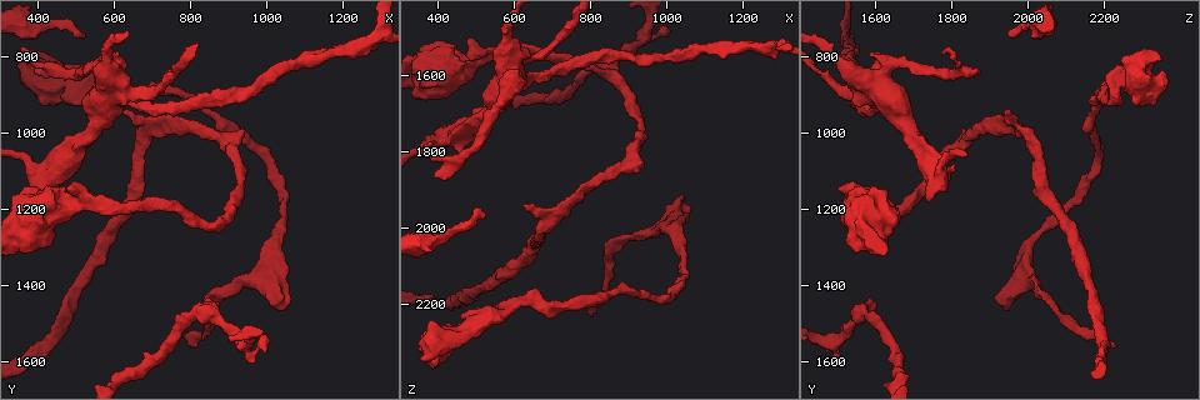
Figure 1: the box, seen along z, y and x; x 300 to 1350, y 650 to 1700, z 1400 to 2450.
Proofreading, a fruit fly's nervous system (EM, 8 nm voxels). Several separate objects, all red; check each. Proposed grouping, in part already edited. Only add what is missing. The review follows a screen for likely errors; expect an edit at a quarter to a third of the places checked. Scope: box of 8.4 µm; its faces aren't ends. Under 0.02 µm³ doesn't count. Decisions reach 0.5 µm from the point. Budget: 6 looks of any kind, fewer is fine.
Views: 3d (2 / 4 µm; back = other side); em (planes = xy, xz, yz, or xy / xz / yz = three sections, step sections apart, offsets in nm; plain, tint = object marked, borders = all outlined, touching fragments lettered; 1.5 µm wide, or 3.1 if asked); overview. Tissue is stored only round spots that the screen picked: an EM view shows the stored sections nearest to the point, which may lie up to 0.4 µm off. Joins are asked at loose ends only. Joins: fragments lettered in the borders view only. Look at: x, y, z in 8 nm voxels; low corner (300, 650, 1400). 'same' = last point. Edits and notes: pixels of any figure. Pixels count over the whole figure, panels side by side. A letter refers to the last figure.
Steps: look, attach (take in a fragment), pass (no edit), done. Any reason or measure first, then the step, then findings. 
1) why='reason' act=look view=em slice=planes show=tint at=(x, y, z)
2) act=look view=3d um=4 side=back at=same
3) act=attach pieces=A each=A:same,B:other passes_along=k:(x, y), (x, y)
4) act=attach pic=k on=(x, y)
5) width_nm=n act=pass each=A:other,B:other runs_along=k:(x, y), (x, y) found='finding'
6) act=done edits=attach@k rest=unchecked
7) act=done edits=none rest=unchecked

why='end of a long branch' act=look view=3d um=2 at=(525, 745, 1970)

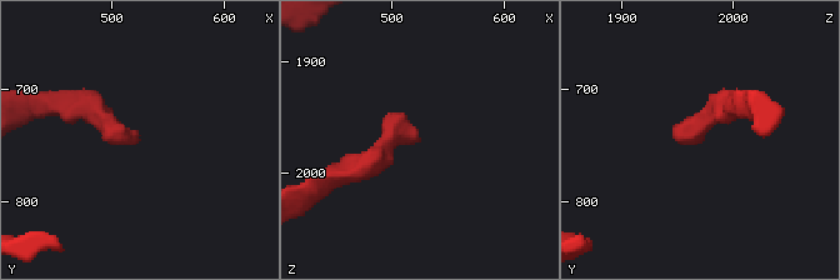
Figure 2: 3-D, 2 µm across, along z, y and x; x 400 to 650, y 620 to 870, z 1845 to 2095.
act=look view=em slice=planes show=tint at=(526, 742, 1968)

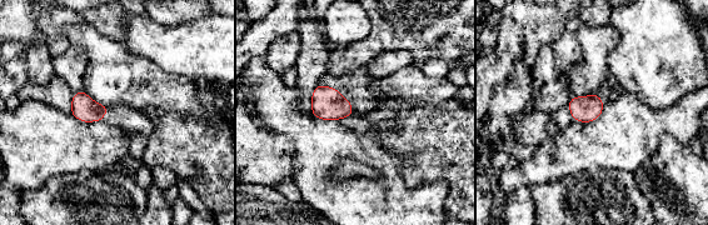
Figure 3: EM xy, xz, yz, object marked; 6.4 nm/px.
act=look view=em slice=planes show=borders at=same

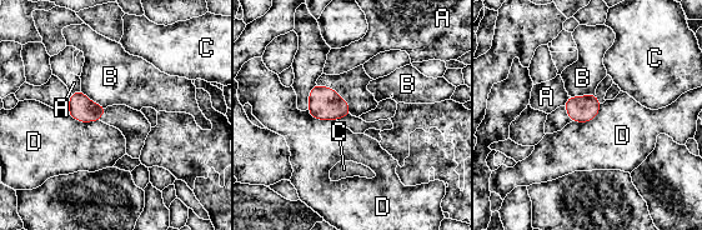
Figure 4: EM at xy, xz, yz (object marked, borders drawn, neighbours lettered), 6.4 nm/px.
act=pass each=A:other,B:other,C:other,D:other found='no lettered fragment goes on from it'

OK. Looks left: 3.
why='tapers out' act=look view=3d um=2 at=(385, 785, 1770)

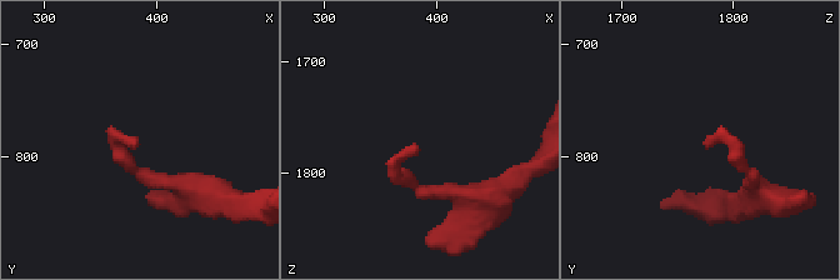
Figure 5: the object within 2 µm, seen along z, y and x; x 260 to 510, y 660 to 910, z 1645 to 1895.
why='need the tissue' act=look view=em slice=planes show=borders at=(380, 792, 1774)

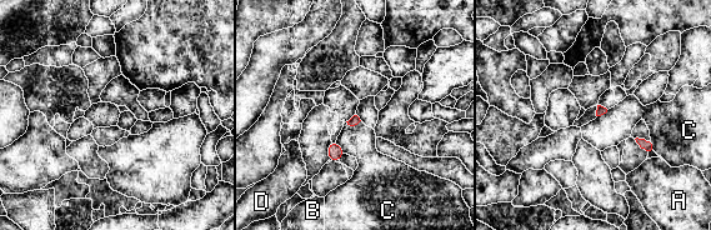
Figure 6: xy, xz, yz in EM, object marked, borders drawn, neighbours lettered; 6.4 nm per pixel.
act=pass each=A:other,B:other,C:other,D:other border=6:(360, 120), (354, 125), (346, 124) found='none of them fits'

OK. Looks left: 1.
why='free end' act=look view=em slice=xz step=4 show=borders at=(570, 830, 2240)

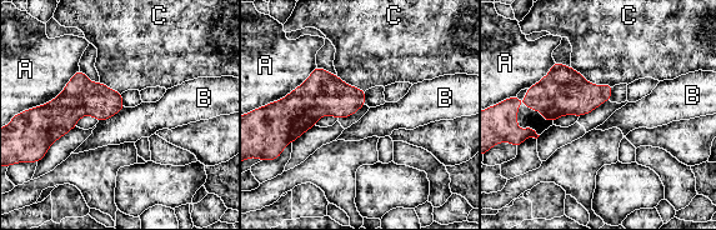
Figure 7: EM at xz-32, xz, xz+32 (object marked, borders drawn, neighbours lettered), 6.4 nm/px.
act=pass each=A:other,B:other,C:other found='no lettered fragment goes on from it'

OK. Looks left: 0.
act=done edits=none rest=unchecked

